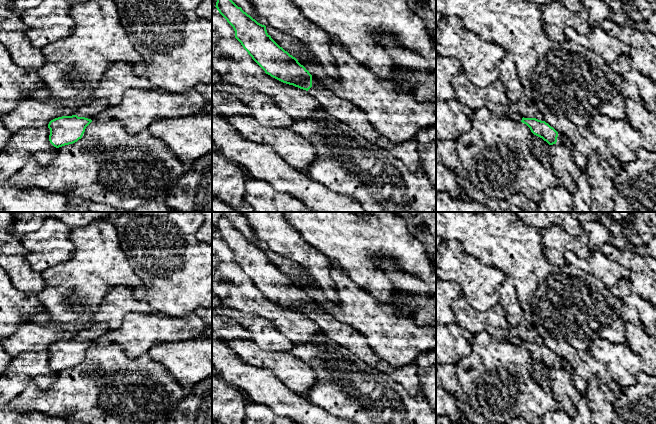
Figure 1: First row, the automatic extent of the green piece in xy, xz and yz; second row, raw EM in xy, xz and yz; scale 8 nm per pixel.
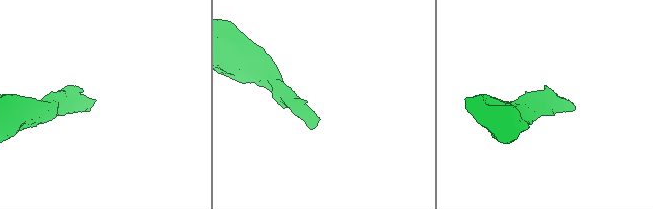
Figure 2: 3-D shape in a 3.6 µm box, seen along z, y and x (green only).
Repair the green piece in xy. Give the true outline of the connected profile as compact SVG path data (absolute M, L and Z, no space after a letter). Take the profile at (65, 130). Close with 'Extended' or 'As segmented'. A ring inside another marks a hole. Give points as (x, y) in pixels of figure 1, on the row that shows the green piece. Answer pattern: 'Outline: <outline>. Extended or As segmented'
Outline: M90 99L77 107L75 115L62 116L51 120L48 124L50 129L49 141L56 147L73 144L82 138L86 127L96 116L111 106L105 99Z. Extended

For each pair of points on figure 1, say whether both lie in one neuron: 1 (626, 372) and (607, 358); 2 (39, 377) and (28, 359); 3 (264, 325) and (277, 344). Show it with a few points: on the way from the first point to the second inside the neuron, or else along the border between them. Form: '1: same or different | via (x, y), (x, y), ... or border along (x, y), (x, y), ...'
1: same | via (621, 367), (612, 358)
2: same | via (39, 373), (29, 363)
3: same | via (264, 330), (272, 339)

